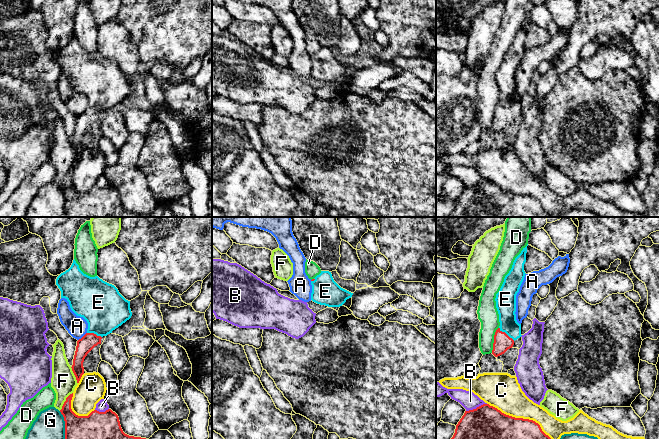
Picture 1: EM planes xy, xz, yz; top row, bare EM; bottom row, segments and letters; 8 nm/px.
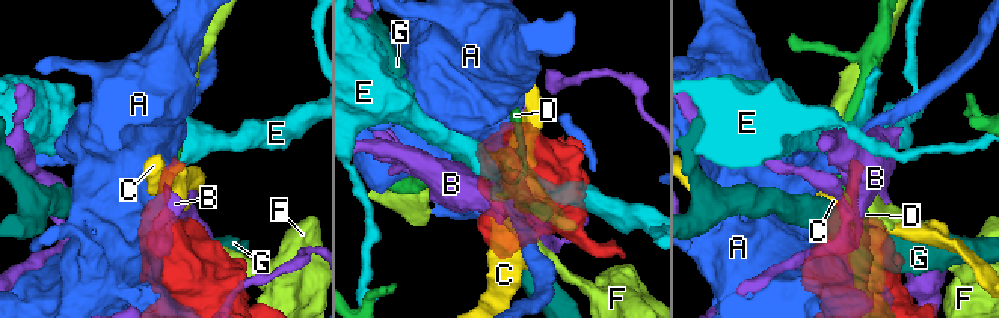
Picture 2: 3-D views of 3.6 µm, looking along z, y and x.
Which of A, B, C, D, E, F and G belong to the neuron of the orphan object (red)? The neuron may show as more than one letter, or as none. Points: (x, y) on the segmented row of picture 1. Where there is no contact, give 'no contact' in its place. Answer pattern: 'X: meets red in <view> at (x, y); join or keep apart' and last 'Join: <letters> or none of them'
A: meets red in xy at (83, 336); keep apart
B: meets red in yz at (477, 407); keep apart
C: meets red in yz at (520, 418); keep apart
D: meets red in yz at (494, 340); keep apart
E: meets red in yz at (505, 333); join
F: meets red in xy at (65, 401); keep apart
G: meets red in xy at (65, 425); keep apart
Join: E

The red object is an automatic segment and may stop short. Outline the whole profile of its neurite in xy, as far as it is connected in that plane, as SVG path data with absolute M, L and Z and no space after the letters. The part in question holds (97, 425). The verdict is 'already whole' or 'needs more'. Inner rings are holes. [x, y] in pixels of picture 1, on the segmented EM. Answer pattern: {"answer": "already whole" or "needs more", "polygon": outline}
{"answer": "already whole", "polygon": "M73 393L64 402L61 414L65 421L65 439L146 439L125 434L118 415L111 409L92 411L88 416L78 416L71 409Z"}

